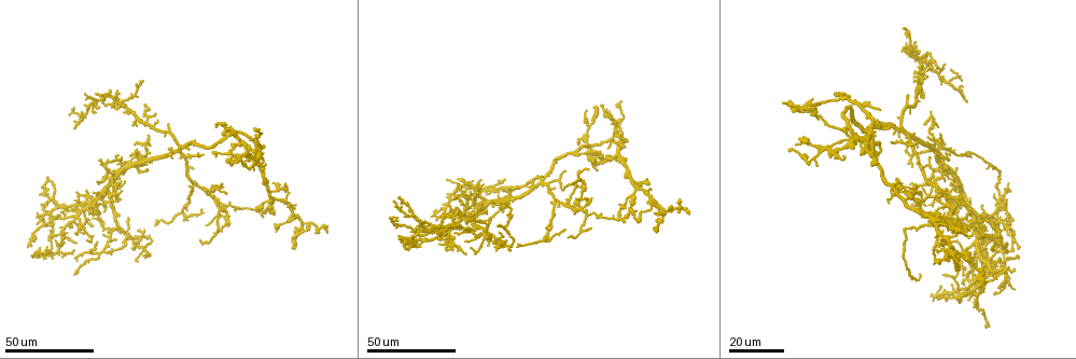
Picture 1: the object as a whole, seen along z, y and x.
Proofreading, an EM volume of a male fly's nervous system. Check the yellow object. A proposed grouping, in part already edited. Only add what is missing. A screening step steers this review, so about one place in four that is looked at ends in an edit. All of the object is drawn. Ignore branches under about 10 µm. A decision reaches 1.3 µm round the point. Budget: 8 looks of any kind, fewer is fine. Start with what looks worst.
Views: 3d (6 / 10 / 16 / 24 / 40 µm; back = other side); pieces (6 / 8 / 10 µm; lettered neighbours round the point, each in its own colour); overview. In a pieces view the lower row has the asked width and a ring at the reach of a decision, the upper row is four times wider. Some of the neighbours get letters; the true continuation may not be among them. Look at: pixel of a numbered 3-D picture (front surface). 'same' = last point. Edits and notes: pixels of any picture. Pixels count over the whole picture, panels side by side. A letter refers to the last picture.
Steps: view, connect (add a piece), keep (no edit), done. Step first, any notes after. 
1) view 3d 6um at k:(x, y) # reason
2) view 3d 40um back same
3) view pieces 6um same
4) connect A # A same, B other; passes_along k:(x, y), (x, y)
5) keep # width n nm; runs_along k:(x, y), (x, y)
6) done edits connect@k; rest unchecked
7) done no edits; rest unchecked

view 3d 24um at 1:(97, 95) # an open end

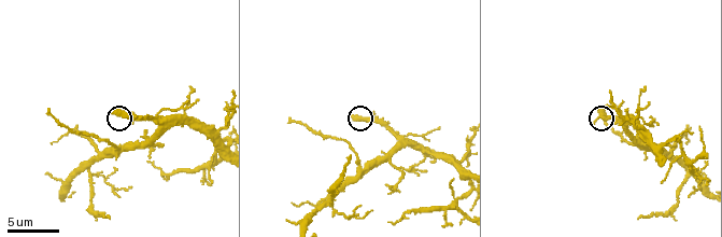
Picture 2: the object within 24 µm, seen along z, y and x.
view pieces 10um at 2:(351, 117)

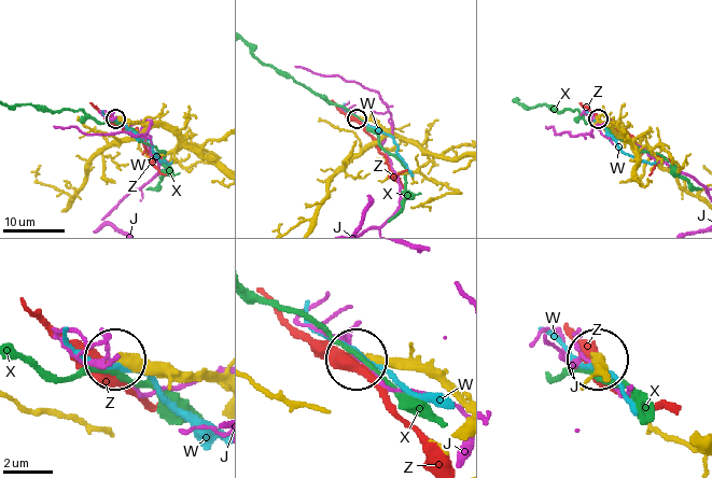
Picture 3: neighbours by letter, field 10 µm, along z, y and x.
keep # J other, W other, X other, Z other; runs_along 3:(214, 381), (165, 367), (117, 363); none of them fits

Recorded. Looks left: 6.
view 3d 6um at 2:(288, 119) # branch stops here

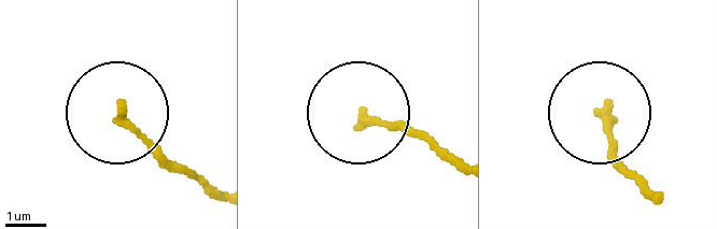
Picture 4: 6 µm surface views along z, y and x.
view pieces 8um at 4:(604, 110)

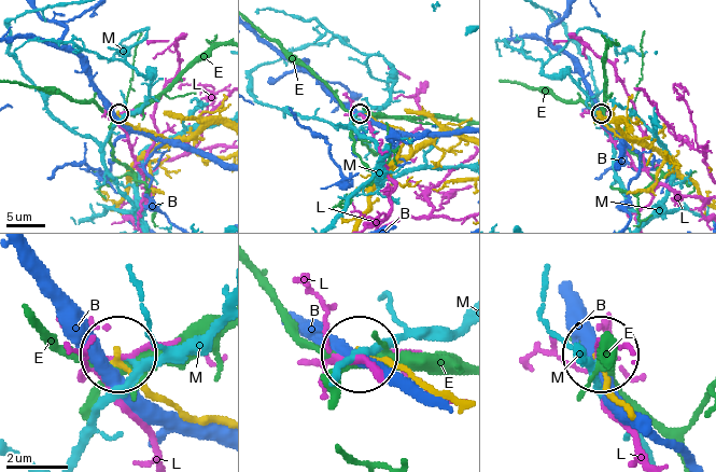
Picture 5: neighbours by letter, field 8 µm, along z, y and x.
keep # B other, E other, L other, M other; runs_along 5:(216, 422), (185, 415), (118, 359); none of them fits

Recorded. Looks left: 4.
view 3d 24um at 1:(167, 123) # branch stops here

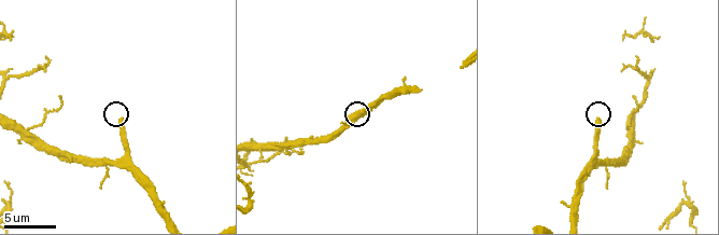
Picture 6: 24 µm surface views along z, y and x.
view pieces 8um at 6:(599, 119) # see the neighbours

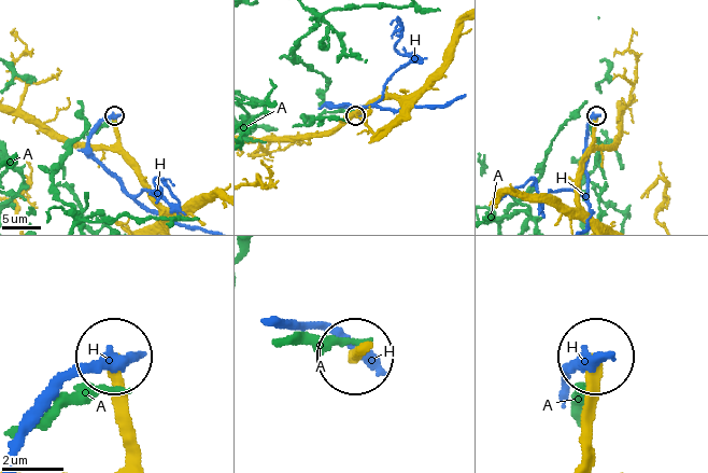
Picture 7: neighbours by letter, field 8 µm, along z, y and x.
keep # width 350 nm; A other, H other; no lettered piece goes on from it

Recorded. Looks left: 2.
view 3d 40um at 1:(72, 128) # free end

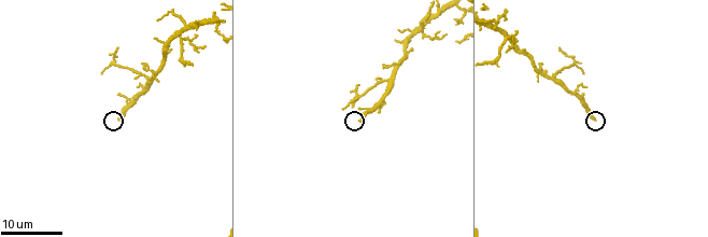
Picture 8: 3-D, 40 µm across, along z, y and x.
view pieces 10um at 8:(357, 120)

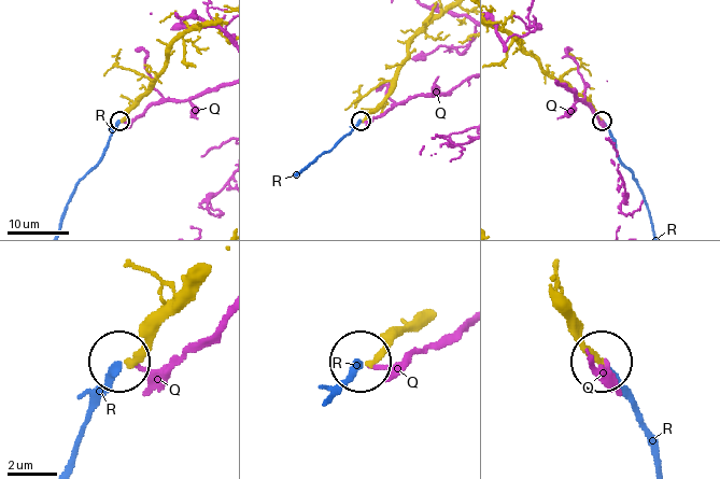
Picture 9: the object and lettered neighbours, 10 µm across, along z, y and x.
keep # Q other, R other; no lettered piece goes on from it

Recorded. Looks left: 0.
done no edits; rest unchecked

